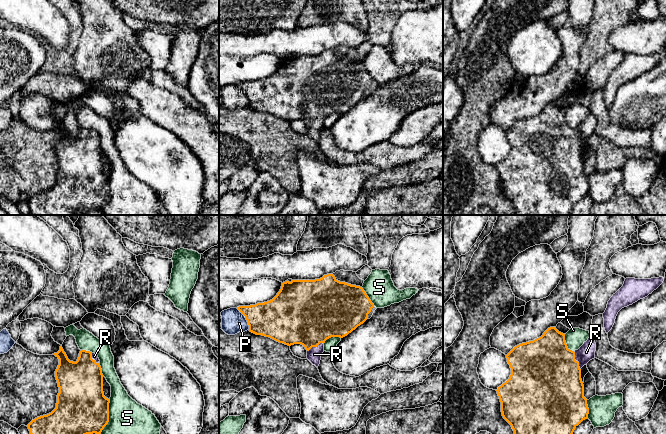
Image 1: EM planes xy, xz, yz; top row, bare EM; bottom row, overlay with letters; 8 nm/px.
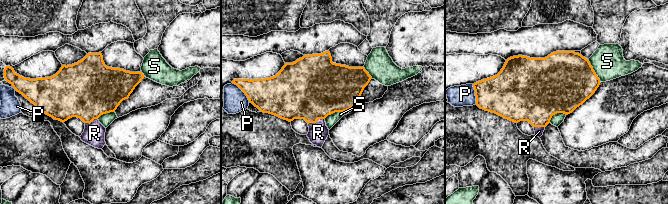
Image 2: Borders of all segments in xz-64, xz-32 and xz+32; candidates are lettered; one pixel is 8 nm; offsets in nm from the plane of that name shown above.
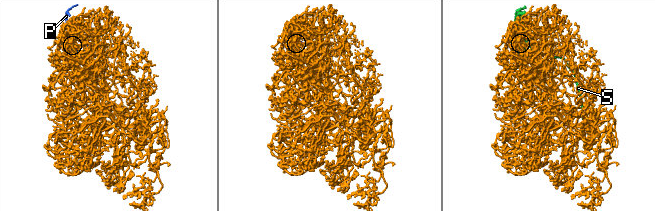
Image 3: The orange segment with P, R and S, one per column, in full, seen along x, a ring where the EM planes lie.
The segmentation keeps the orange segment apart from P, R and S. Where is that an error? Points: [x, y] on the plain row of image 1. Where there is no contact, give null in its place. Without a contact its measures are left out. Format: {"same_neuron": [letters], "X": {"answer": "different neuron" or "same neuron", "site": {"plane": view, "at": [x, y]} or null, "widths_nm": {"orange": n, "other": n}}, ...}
{"same_neuron": ["R"], "P": {"answer": "different neuron", "site": {"plane": "xz", "at": [246, 95]}, "widths_nm": {"orange": 320, "other": 190}}, "R": {"answer": "same neuron", "site": {"plane": "yz", "at": [575, 136]}, "widths_nm": {"orange": 500, "other": 140}}, "S": {"answer": "different neuron", "site": {"plane": "xy", "at": [108, 192]}, "widths_nm": {"orange": 420, "other": 440}}}

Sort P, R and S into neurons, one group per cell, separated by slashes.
P / R / S

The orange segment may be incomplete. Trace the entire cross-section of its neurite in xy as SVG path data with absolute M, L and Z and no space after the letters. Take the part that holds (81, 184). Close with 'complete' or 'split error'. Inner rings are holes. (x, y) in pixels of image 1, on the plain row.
M62 121L57 129L59 141L55 153L59 163L56 184L49 190L32 196L28 205L32 215L80 215L87 210L101 210L109 198L110 175L104 172L103 150L95 129L81 126L76 138L70 137Z; split error

